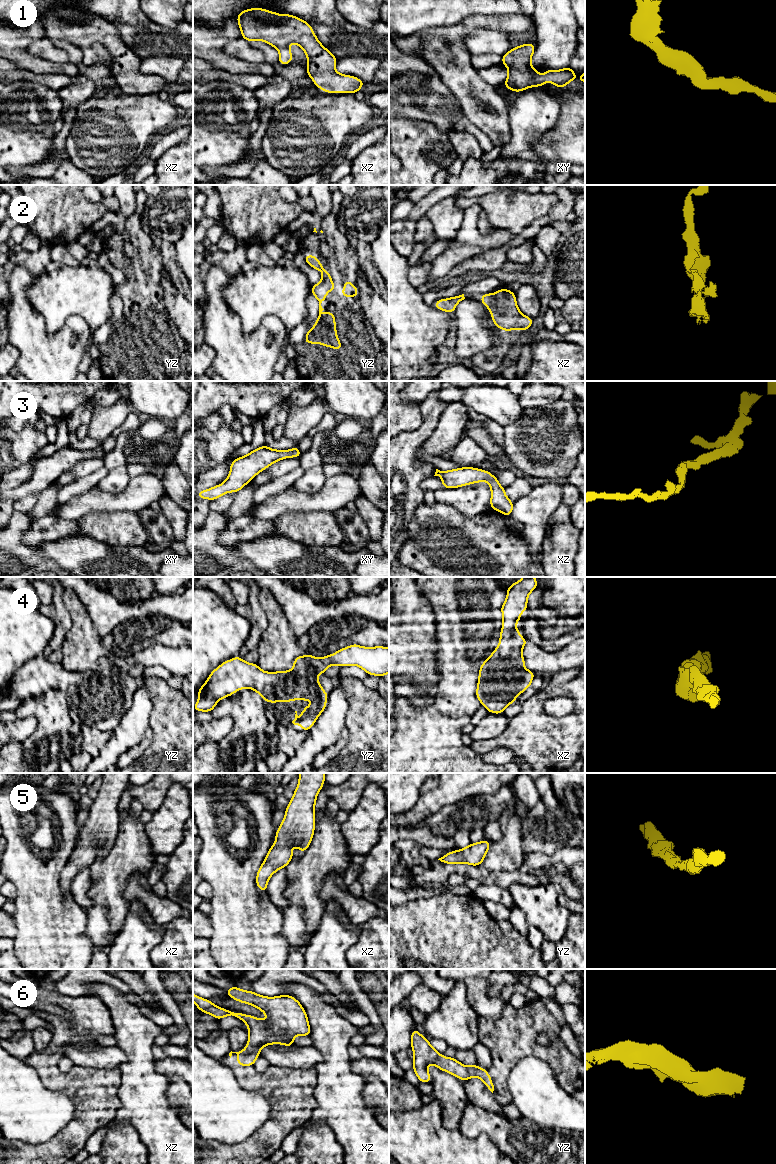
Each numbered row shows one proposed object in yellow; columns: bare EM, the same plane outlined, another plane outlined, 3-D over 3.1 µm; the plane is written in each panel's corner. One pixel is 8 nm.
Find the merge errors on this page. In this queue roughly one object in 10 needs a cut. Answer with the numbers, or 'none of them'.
none of them

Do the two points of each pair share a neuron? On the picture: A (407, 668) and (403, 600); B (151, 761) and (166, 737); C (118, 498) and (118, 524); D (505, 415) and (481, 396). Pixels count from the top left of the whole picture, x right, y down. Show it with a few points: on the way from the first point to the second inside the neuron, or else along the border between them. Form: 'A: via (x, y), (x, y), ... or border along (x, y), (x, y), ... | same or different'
A: via (407, 651), (407, 642), (416, 623), (411, 617) | same
B: via (154, 753), (154, 739), (158, 738) | same
C: border along (136, 512), (101, 511), (95, 513) | different
D: via (499, 409), (491, 401), (487, 400) | same

